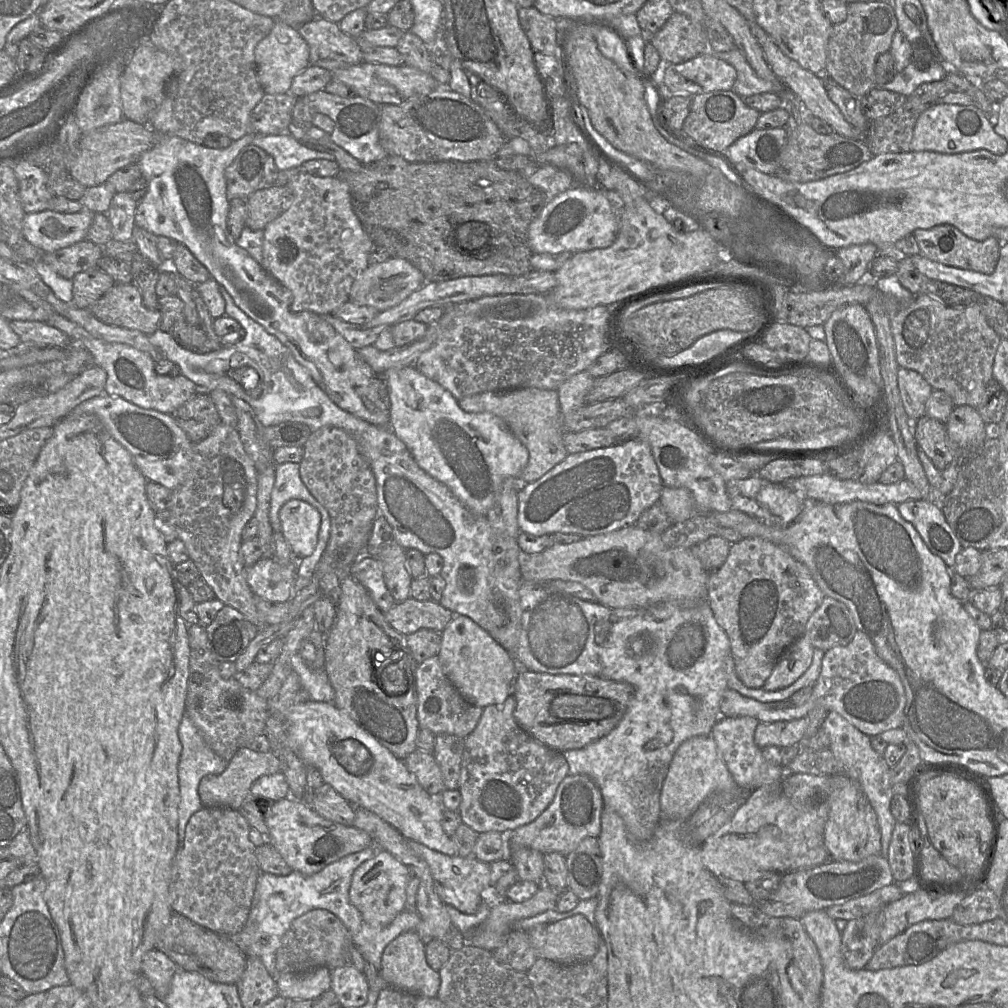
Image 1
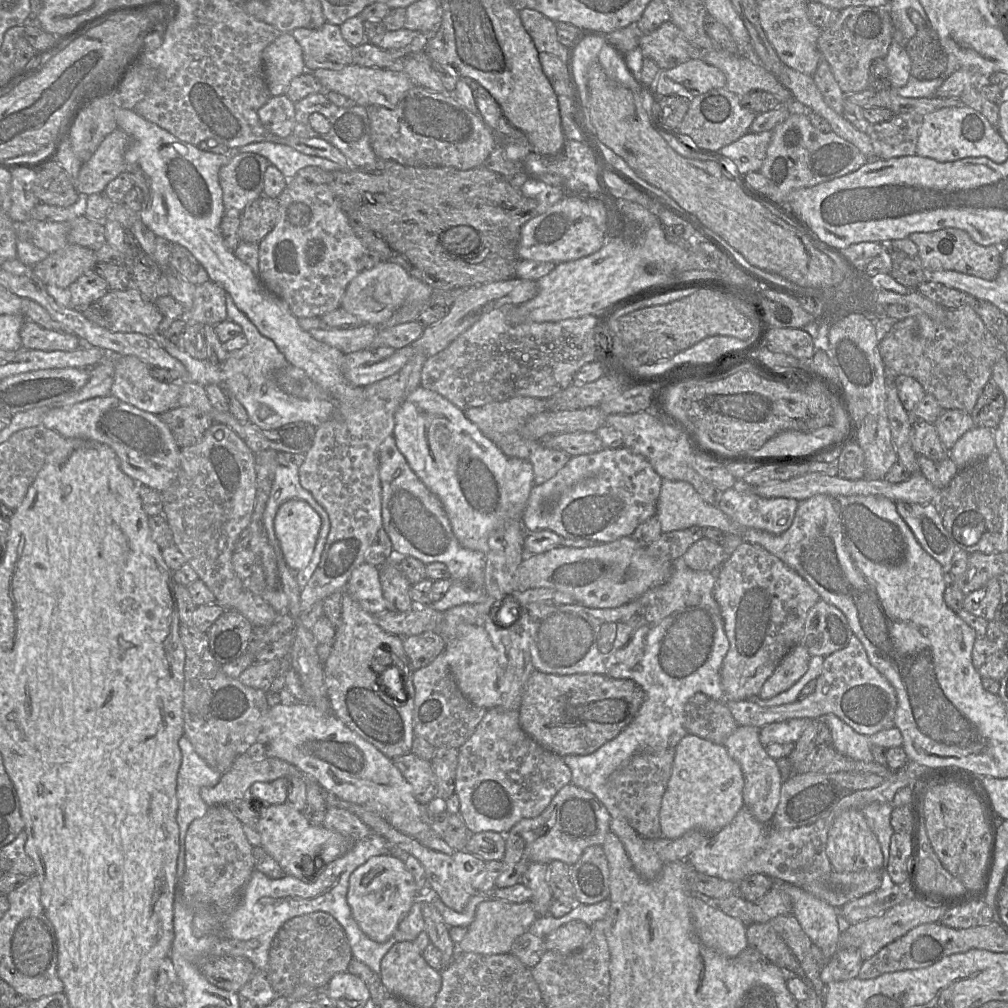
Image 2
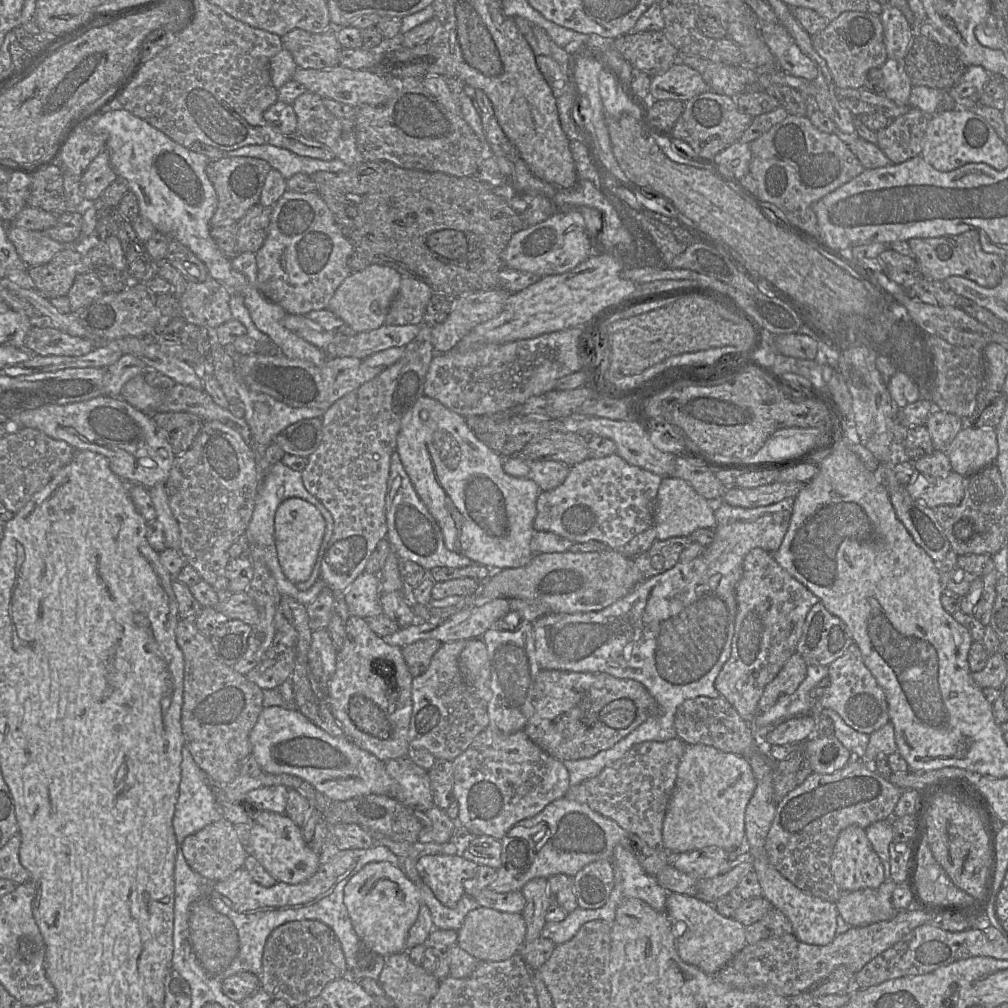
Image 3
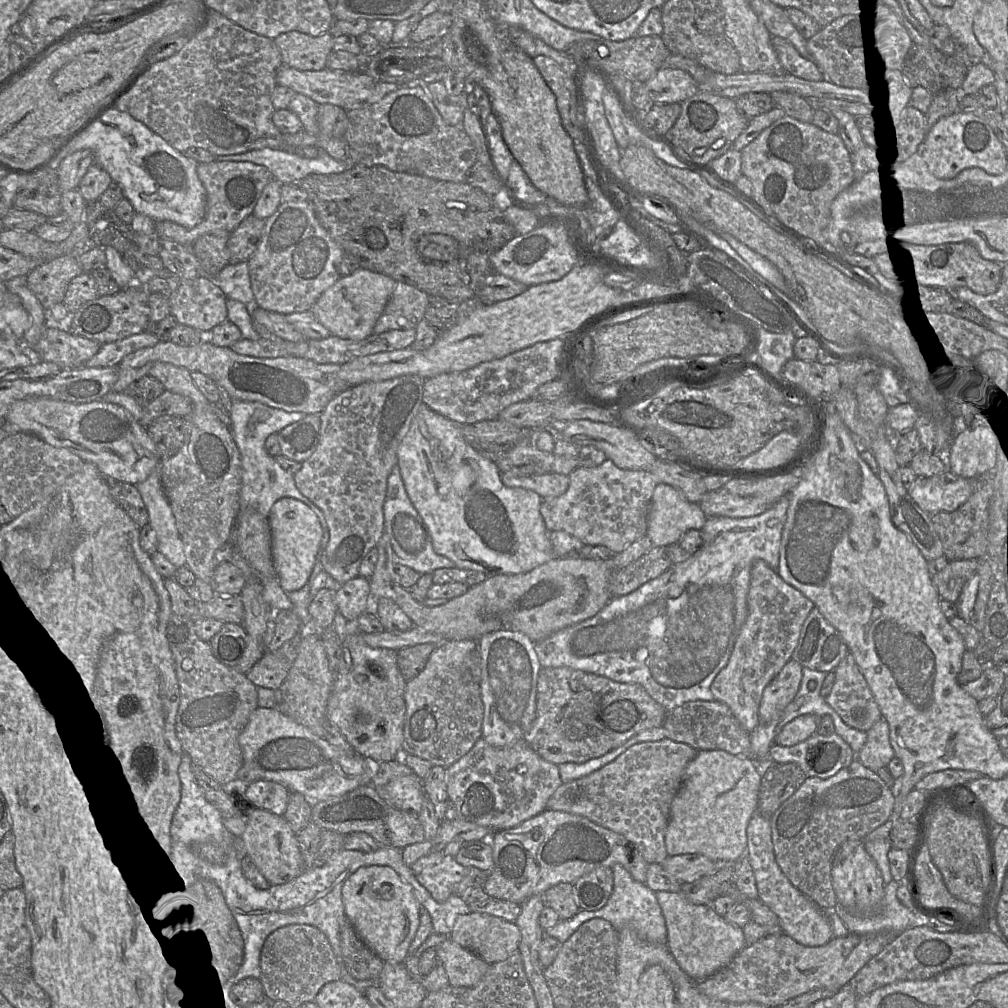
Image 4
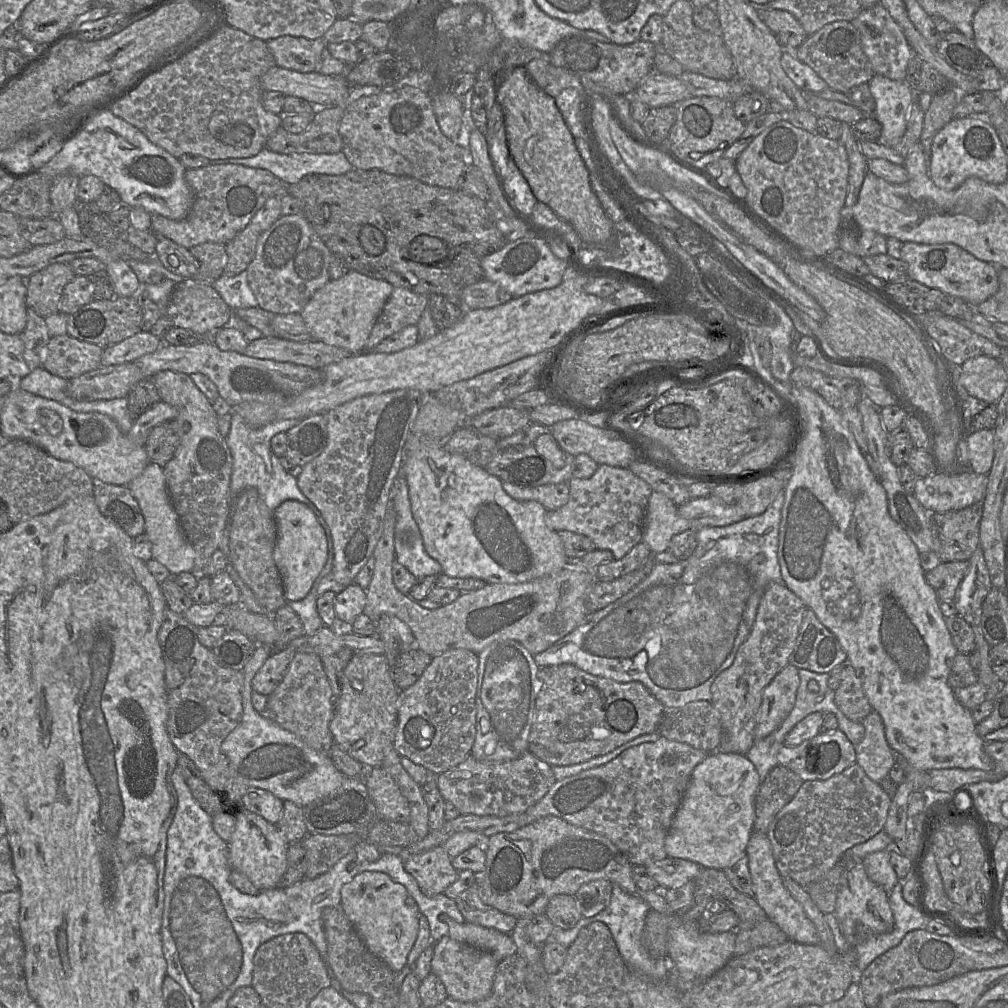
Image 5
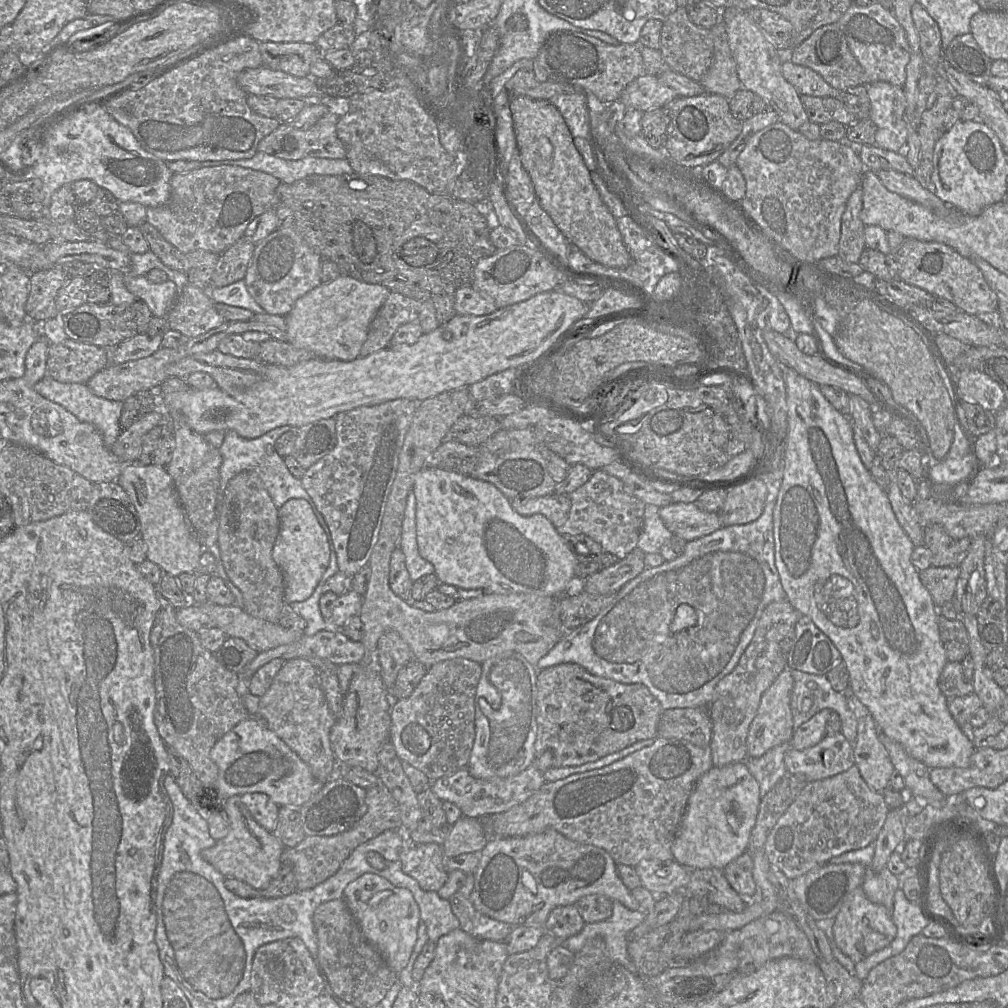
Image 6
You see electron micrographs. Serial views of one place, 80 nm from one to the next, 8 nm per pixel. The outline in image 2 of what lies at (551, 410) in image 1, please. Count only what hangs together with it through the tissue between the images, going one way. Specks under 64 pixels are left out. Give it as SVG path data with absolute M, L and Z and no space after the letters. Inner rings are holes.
M519 396L463 411L465 417L474 423L483 435L495 443L506 456L526 460L532 464L535 485L553 478L571 458L564 451L546 448L540 441L526 439L521 435L521 429L526 421L533 415L545 411L545 400Z

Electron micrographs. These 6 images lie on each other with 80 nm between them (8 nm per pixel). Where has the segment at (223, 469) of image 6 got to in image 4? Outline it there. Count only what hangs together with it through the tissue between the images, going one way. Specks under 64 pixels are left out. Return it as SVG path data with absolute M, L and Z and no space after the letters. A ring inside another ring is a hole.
M233 400L230 415L230 429L233 439L241 455L241 490L239 495L240 511L253 508L269 518L273 505L280 499L295 498L317 514L323 530L323 538L319 550L325 550L330 538L330 532L325 516L311 500L305 497L297 488L294 474L281 467L274 457L268 454L265 443L273 433L279 433L286 426L296 423L305 416L302 412L286 412L281 409L268 407L260 402Z

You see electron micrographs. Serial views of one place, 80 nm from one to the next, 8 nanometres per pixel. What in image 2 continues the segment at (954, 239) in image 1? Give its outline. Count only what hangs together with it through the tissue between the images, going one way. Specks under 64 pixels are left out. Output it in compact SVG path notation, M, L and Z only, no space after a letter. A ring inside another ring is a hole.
M943 228L932 232L915 232L908 236L918 248L918 259L927 272L952 270L993 280L1001 266L1002 250L995 244L982 246L973 241L970 235L958 228Z

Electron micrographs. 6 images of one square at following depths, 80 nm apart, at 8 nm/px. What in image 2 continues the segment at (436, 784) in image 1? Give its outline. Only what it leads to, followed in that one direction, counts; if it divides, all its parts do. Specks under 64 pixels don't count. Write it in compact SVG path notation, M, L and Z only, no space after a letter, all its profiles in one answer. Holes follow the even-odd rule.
M411 752L391 760L411 785L417 802L428 806L432 801L438 801L436 777L431 761L421 759Z

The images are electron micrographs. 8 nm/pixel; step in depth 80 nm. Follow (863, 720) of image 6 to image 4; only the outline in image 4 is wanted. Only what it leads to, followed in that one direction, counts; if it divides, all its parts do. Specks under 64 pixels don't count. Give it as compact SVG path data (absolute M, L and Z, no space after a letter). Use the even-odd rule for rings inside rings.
M881 718L867 731L867 741L862 749L855 753L856 759L874 772L882 767L887 767L895 756L889 733L887 721Z

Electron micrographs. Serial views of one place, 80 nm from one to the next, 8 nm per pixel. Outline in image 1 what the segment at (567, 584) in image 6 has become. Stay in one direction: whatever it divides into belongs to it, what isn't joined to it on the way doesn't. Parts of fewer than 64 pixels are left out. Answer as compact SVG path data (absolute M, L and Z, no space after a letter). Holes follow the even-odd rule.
M414 365L387 370L382 376L390 398L389 428L406 445L423 471L447 486L471 513L486 515L504 481L507 478L519 481L529 461L526 447L500 417L490 412L465 412L449 391L421 374Z

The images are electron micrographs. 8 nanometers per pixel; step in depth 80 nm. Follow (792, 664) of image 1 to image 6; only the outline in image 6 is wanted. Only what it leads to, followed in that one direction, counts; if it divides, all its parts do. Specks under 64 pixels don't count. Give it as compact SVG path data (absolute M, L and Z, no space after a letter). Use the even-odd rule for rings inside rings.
M786 668L783 670L761 697L757 714L748 731L746 740L747 757L759 758L771 748L783 743L789 743L793 736L793 717L790 701L794 680L790 670L793 669Z

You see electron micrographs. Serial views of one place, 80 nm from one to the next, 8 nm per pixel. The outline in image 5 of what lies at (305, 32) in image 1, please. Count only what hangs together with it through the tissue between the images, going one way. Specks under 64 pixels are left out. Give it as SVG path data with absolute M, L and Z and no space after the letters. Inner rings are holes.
M289 35L266 42L276 66L301 73L314 72L318 69L322 54L328 45L323 37L311 40Z

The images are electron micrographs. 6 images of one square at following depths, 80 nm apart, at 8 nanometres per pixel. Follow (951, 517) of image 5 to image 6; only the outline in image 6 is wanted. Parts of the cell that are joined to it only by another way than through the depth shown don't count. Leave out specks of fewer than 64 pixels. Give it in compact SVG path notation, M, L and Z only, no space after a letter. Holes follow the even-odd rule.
M937 524L927 525L923 531L924 545L931 551L931 565L957 566L968 554L972 538L954 539Z

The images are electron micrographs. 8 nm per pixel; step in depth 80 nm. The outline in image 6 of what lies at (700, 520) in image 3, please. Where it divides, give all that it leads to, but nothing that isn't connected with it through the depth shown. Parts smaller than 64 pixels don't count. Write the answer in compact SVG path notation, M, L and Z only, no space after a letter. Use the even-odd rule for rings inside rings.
M652 504L645 506L644 524L637 544L645 554L659 553L662 545L674 536L661 519L659 508Z

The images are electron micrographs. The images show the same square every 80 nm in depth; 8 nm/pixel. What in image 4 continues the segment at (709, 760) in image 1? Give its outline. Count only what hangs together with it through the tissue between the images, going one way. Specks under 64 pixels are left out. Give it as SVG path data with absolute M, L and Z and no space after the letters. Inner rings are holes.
M723 750L697 751L687 764L665 831L668 856L701 854L717 864L733 864L747 849L746 829L757 811L762 771L756 762Z

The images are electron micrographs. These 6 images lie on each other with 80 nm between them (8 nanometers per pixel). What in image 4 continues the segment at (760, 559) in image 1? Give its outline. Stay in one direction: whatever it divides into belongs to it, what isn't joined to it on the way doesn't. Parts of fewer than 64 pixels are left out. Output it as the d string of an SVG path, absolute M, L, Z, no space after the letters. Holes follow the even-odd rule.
M756 560L751 567L747 608L746 620L729 661L716 675L710 688L714 700L726 704L743 728L751 734L759 724L759 705L764 688L792 658L802 625L814 604L787 584L765 561Z

